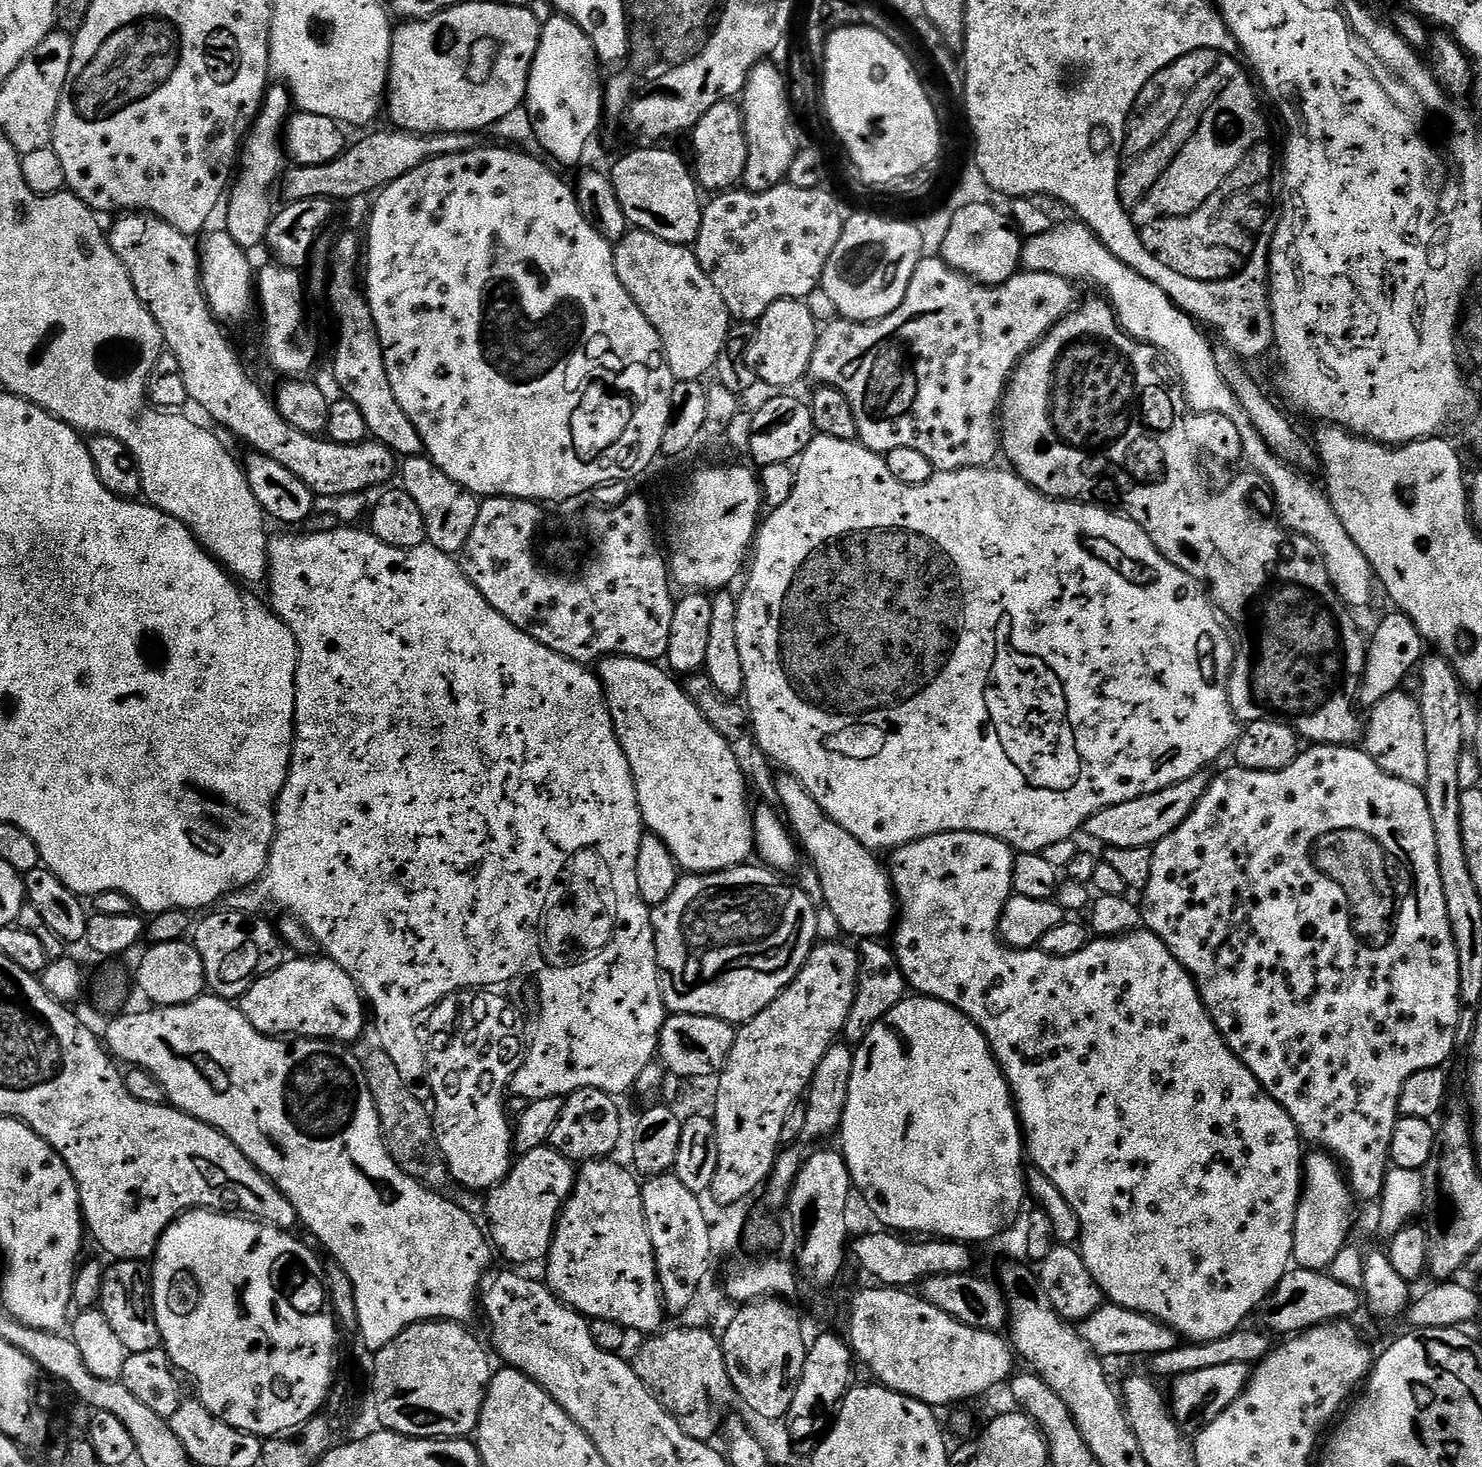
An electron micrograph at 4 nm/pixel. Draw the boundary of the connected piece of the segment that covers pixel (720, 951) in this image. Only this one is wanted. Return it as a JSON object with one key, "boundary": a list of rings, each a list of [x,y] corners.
{"boundary":[[[745,862],[724,872],[681,875],[674,894],[651,909],[660,989],[669,1013],[713,1016],[733,1026],[743,1026],[762,1014],[807,964],[818,940],[816,927],[820,920],[816,917],[816,904],[802,889],[783,884],[773,869],[759,867]]]}

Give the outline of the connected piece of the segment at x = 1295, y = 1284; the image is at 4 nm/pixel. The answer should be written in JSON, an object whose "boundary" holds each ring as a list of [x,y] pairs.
{"boundary":[[[1293,1267],[1282,1278],[1282,1282],[1278,1282],[1276,1291],[1270,1297],[1270,1304],[1273,1304],[1273,1308],[1268,1312],[1267,1331],[1277,1337],[1280,1335],[1280,1338],[1291,1338],[1320,1324],[1347,1321],[1359,1308],[1361,1310],[1362,1296],[1357,1289],[1342,1286],[1342,1282],[1338,1282],[1327,1271],[1315,1272]]]}

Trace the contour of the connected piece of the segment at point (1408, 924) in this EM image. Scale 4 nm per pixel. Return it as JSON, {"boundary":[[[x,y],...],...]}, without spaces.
{"boundary":[[[1317,744],[1308,746],[1301,751],[1286,770],[1277,772],[1259,772],[1258,770],[1246,770],[1239,766],[1231,766],[1225,770],[1221,776],[1213,775],[1208,781],[1206,794],[1194,806],[1194,810],[1162,842],[1158,842],[1152,848],[1152,865],[1150,866],[1150,882],[1142,889],[1142,924],[1147,931],[1152,932],[1161,942],[1168,947],[1170,954],[1178,958],[1178,962],[1184,969],[1192,975],[1196,982],[1196,989],[1200,991],[1200,997],[1204,1000],[1206,1010],[1214,1022],[1214,1026],[1222,1034],[1222,1038],[1230,1046],[1230,1050],[1237,1056],[1244,1065],[1258,1078],[1258,1082],[1290,1114],[1290,1118],[1296,1123],[1300,1130],[1301,1137],[1308,1140],[1317,1149],[1331,1154],[1342,1165],[1346,1173],[1348,1187],[1352,1189],[1357,1197],[1364,1200],[1379,1201],[1384,1189],[1384,1179],[1390,1167],[1389,1152],[1391,1150],[1391,1139],[1394,1136],[1396,1121],[1401,1118],[1400,1099],[1402,1098],[1402,1086],[1418,1070],[1430,1070],[1447,1065],[1447,1060],[1451,1058],[1452,1051],[1458,1048],[1456,1042],[1456,1031],[1460,1021],[1460,991],[1458,990],[1458,950],[1450,930],[1450,918],[1446,914],[1446,898],[1442,895],[1442,878],[1438,874],[1438,850],[1434,846],[1434,822],[1430,822],[1430,806],[1426,806],[1424,789],[1419,784],[1411,784],[1400,777],[1394,777],[1380,768],[1374,757],[1365,752],[1360,746],[1345,746],[1343,744]]]}

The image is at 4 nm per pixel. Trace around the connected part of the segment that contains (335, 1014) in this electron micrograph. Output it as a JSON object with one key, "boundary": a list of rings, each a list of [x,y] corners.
{"boundary":[[[296,956],[279,968],[258,979],[241,997],[239,1009],[260,1033],[275,1036],[299,1036],[305,1039],[329,1039],[335,1043],[352,1044],[364,1028],[366,1006],[356,983],[337,963],[325,956]]]}

